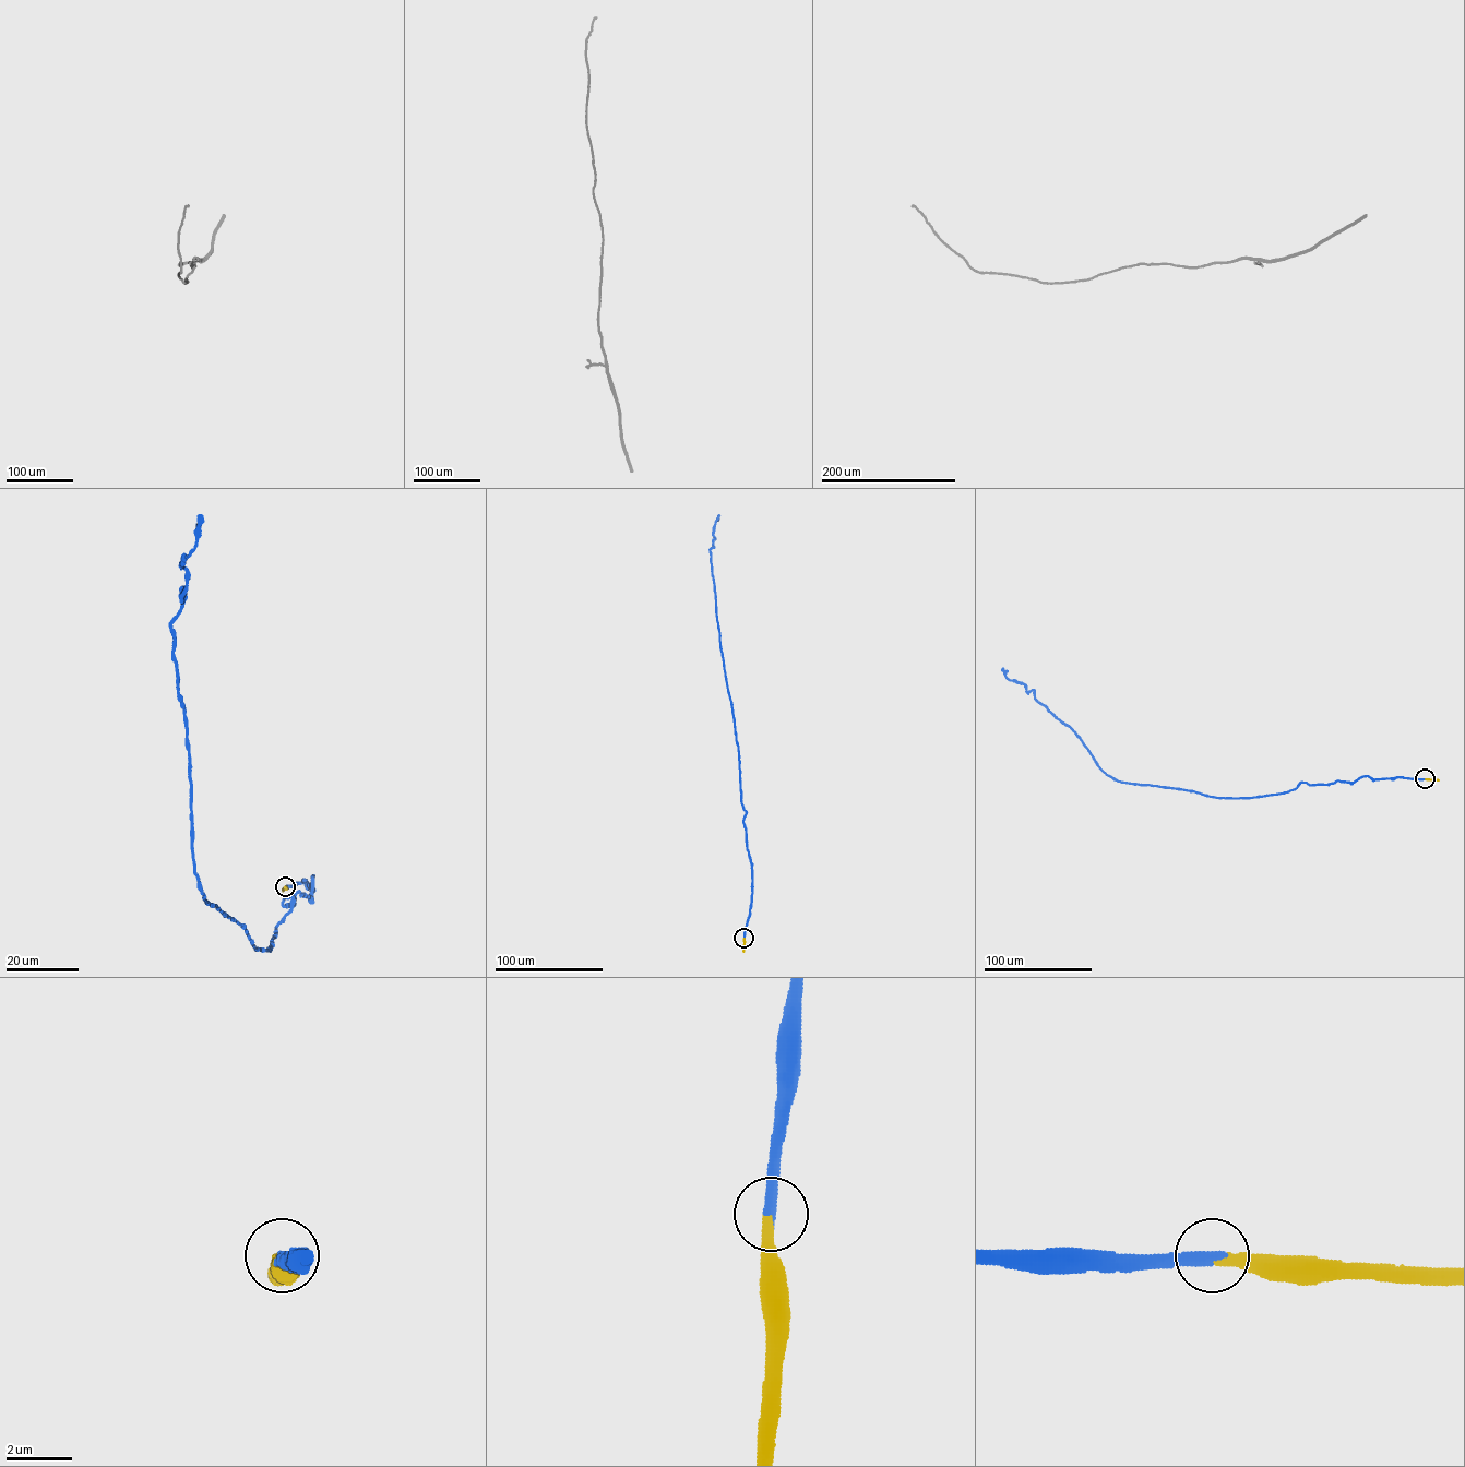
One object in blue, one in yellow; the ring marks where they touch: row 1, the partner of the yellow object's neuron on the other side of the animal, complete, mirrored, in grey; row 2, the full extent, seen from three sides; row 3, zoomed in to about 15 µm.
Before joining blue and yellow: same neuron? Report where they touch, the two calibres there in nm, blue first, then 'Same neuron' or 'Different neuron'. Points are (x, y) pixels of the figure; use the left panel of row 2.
Place: (285, 886). Thickness 360 nm (blue) against 320 nm. Same neuron

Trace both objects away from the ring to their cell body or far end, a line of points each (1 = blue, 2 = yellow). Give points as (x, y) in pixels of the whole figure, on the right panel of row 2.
1: (1425, 779), (1300, 782), (1286, 791), (1236, 798), (1122, 783), (1106, 774), (1034, 690), (1009, 679), (1002, 668)
2: (1425, 779), (1438, 780)

